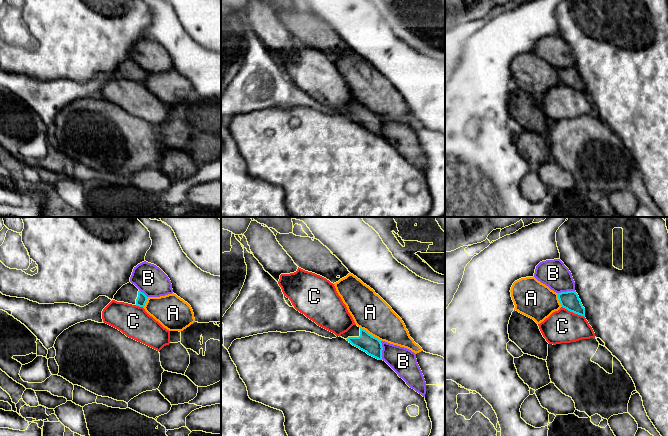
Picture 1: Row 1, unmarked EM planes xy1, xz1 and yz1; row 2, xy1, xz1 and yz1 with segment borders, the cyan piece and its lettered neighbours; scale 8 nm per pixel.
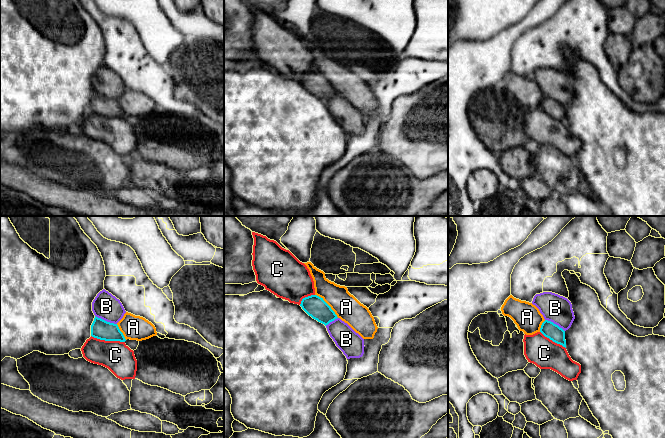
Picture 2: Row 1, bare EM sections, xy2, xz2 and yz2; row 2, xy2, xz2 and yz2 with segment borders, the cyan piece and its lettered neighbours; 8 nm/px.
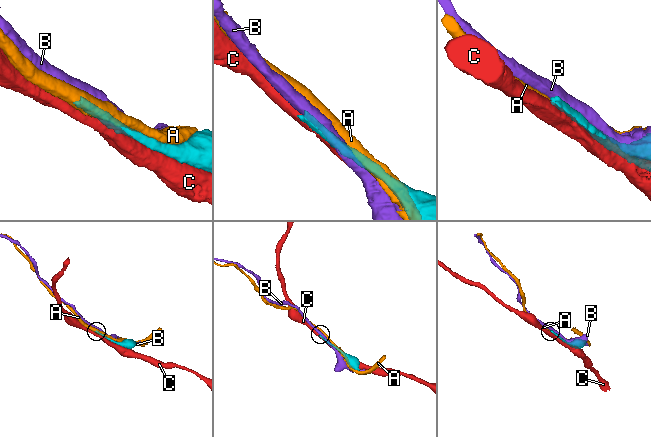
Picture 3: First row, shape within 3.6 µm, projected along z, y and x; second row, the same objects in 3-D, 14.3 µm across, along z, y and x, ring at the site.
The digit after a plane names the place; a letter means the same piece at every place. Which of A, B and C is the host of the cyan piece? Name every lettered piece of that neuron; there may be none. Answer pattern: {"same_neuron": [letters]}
{"same_neuron": []}

